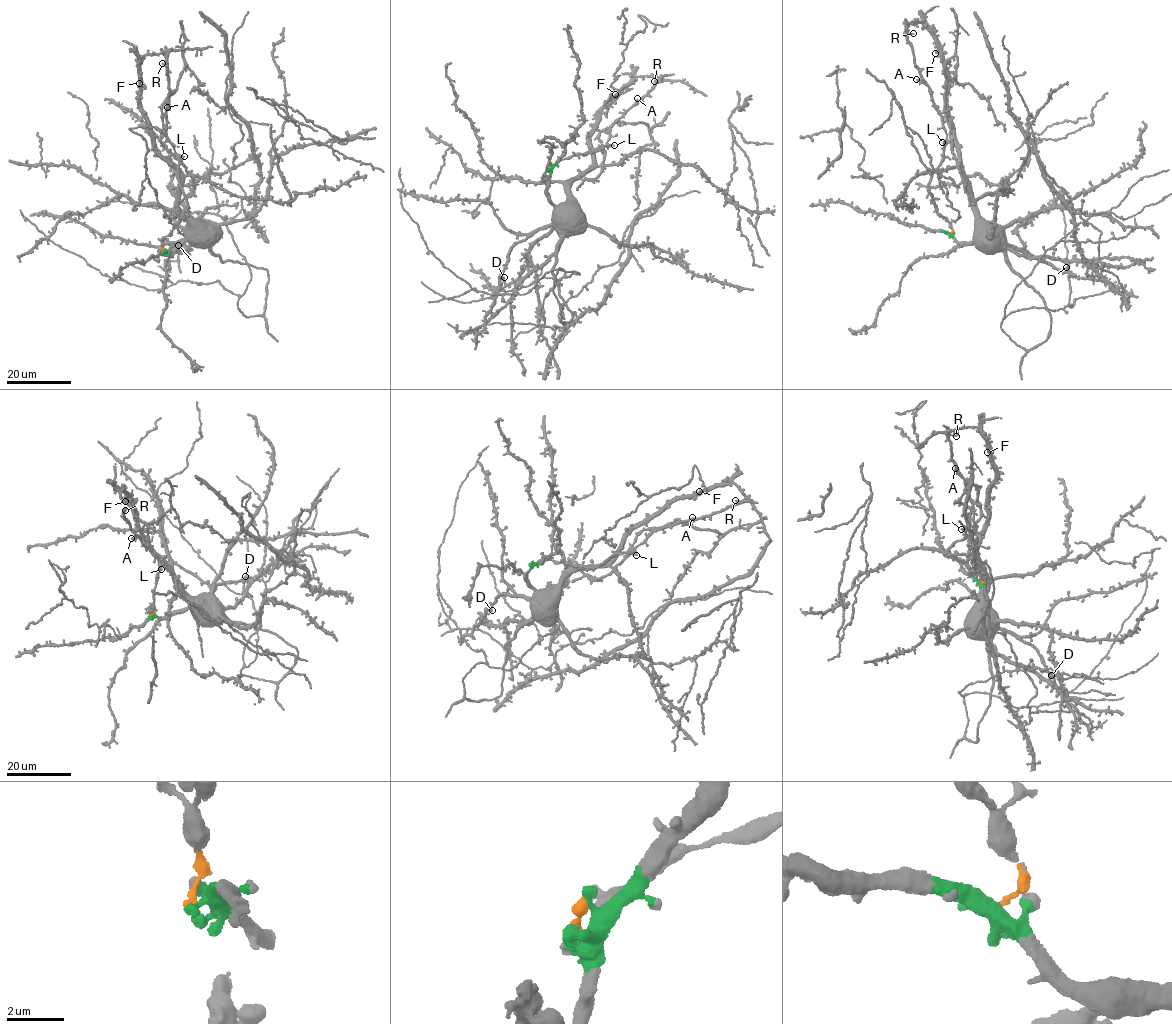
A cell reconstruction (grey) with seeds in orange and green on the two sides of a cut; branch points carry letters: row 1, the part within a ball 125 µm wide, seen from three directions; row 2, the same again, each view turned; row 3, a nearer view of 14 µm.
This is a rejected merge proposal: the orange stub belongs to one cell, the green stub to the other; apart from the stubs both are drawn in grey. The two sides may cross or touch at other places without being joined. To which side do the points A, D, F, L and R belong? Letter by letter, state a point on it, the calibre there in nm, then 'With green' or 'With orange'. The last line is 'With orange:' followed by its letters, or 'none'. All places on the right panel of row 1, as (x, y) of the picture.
A: Place: (916, 79). Thickness 360 nm. With orange
D: Place: (1066, 267). Thickness 480 nm. With green
F: Place: (935, 53). Thickness 400 nm. With green
L: Place: (942, 142). Thickness 170 nm. With orange
R: Place: (913, 33). Thickness 120 nm. With orange
With orange: A, L, R

